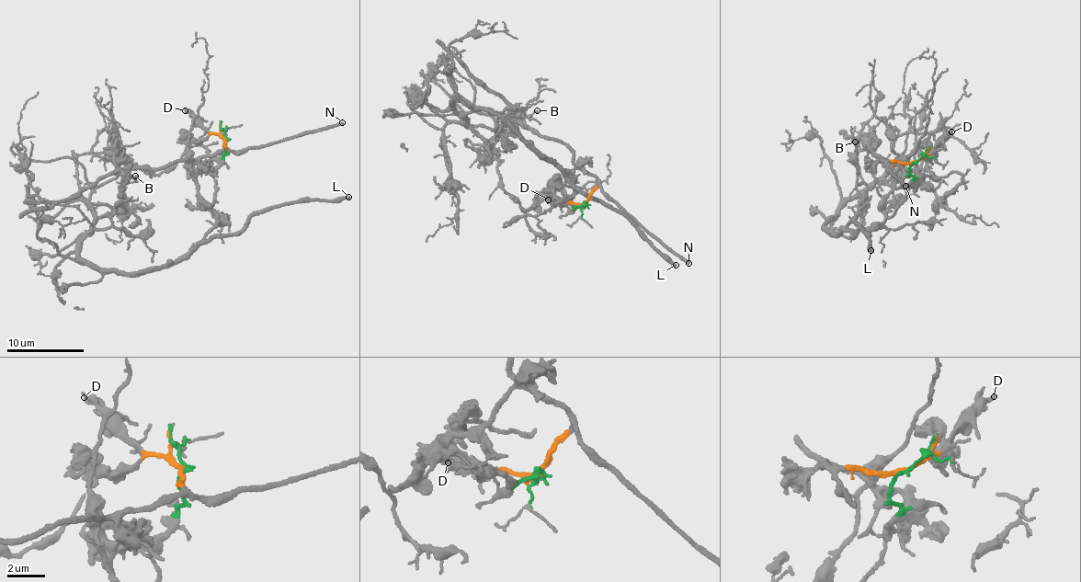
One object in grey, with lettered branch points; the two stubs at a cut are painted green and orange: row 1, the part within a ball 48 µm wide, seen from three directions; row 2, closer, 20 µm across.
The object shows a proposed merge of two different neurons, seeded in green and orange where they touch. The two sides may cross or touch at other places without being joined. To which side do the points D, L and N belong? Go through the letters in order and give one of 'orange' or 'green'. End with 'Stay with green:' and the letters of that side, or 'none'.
D: orange
L: green
N: orange
Stay with green: L

